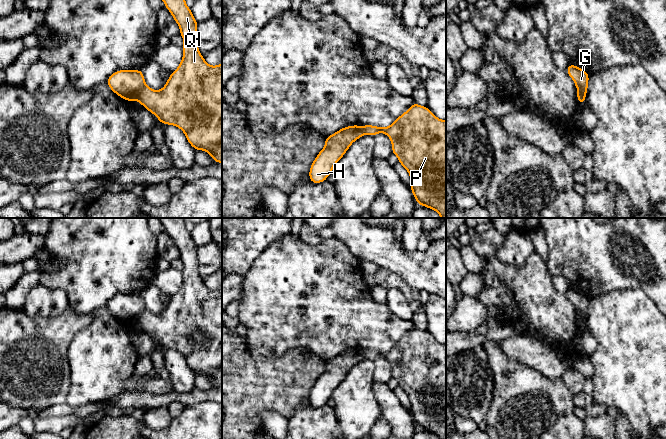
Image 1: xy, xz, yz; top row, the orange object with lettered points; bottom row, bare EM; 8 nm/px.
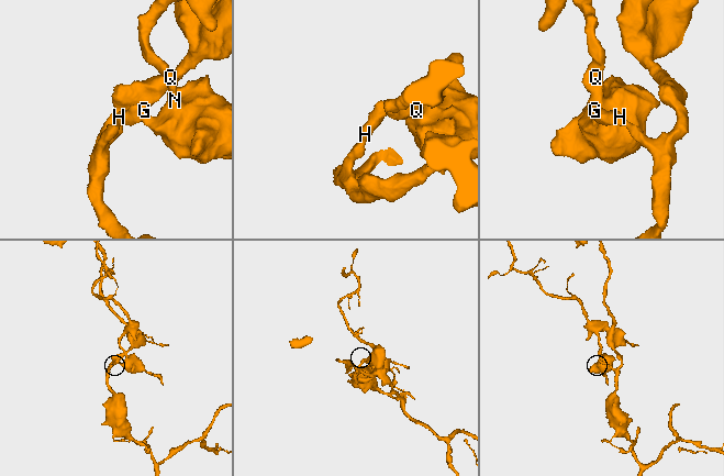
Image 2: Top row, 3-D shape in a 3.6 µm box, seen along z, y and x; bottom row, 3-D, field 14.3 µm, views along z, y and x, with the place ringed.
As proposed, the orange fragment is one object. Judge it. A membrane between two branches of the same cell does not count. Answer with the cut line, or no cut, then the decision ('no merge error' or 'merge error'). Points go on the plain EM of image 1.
cut in xy along (146, 309), (135, 323); merge error

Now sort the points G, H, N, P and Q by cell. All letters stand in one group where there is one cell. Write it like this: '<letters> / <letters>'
G H / N P Q

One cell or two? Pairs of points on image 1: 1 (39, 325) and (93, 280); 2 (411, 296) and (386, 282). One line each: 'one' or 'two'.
1: two
2: one

